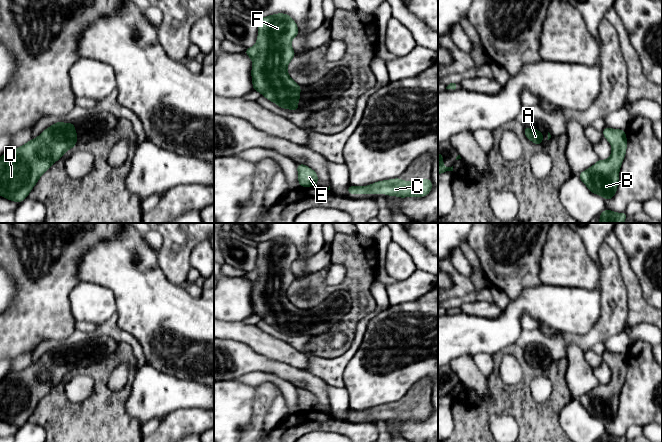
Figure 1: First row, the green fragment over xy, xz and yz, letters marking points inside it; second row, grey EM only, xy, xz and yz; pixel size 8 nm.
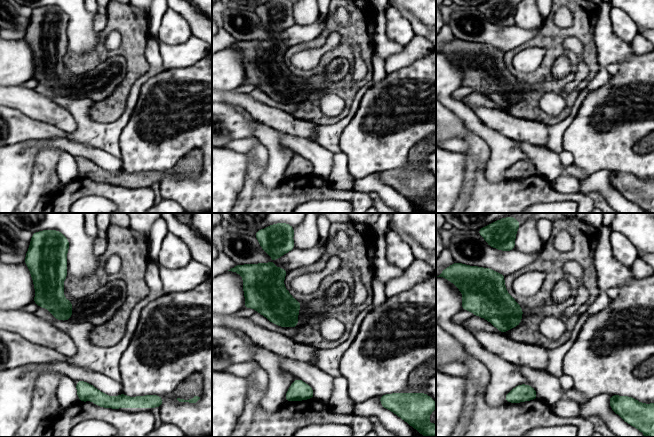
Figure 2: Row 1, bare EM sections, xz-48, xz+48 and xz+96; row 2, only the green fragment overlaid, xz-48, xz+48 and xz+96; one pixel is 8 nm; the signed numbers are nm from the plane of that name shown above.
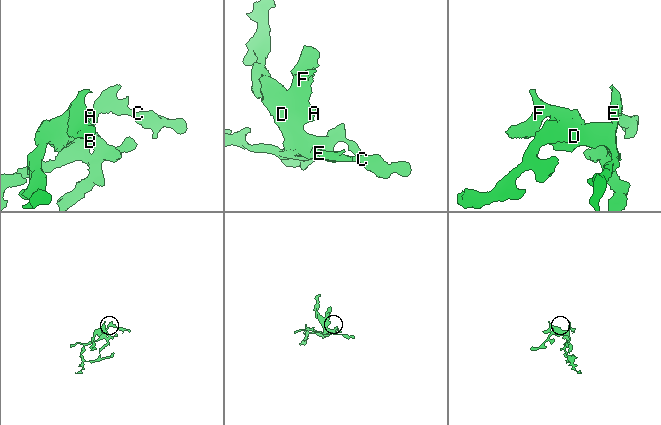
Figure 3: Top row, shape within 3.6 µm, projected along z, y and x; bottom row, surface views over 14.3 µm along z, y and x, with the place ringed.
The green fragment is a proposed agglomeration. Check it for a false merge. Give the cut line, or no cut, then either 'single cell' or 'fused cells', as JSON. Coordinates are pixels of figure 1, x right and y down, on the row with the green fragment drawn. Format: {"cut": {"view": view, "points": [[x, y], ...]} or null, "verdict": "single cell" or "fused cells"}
{"cut": null, "verdict": "single cell"}

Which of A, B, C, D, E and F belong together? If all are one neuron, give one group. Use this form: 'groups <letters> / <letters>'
groups A B C D E F

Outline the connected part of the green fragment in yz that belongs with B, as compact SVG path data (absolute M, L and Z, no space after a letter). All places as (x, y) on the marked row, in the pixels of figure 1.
M605 127L604 138L612 146L609 159L598 160L593 166L578 174L590 192L601 195L605 200L615 196L619 181L619 170L627 148L626 131Z

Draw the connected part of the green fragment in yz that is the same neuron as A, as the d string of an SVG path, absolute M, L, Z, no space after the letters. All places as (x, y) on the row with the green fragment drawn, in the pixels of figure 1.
M524 126L524 133L527 139L534 142L536 145L543 143L541 139L544 137L544 134L540 133L537 128L530 129L527 126Z

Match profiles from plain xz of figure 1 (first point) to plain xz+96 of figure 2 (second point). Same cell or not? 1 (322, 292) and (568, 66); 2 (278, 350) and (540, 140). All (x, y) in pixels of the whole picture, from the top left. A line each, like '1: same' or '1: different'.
1: different
2: same

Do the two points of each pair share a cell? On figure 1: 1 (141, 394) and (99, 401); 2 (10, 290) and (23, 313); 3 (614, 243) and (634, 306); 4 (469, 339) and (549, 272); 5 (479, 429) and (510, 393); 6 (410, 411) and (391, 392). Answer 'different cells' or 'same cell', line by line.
1: different cells
2: different cells
3: same cell
4: different cells
5: same cell
6: different cells

